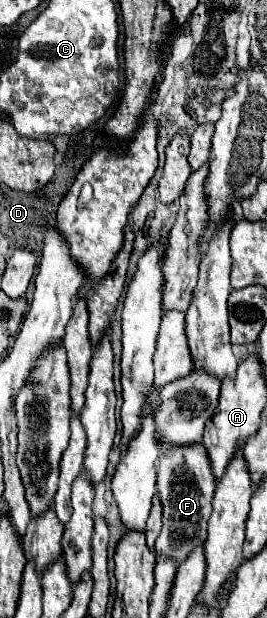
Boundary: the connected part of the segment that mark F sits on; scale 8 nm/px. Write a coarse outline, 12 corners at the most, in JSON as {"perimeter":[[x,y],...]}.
{"perimeter":[[202,443],[158,465],[156,553],[180,563],[206,539],[216,477]]}

